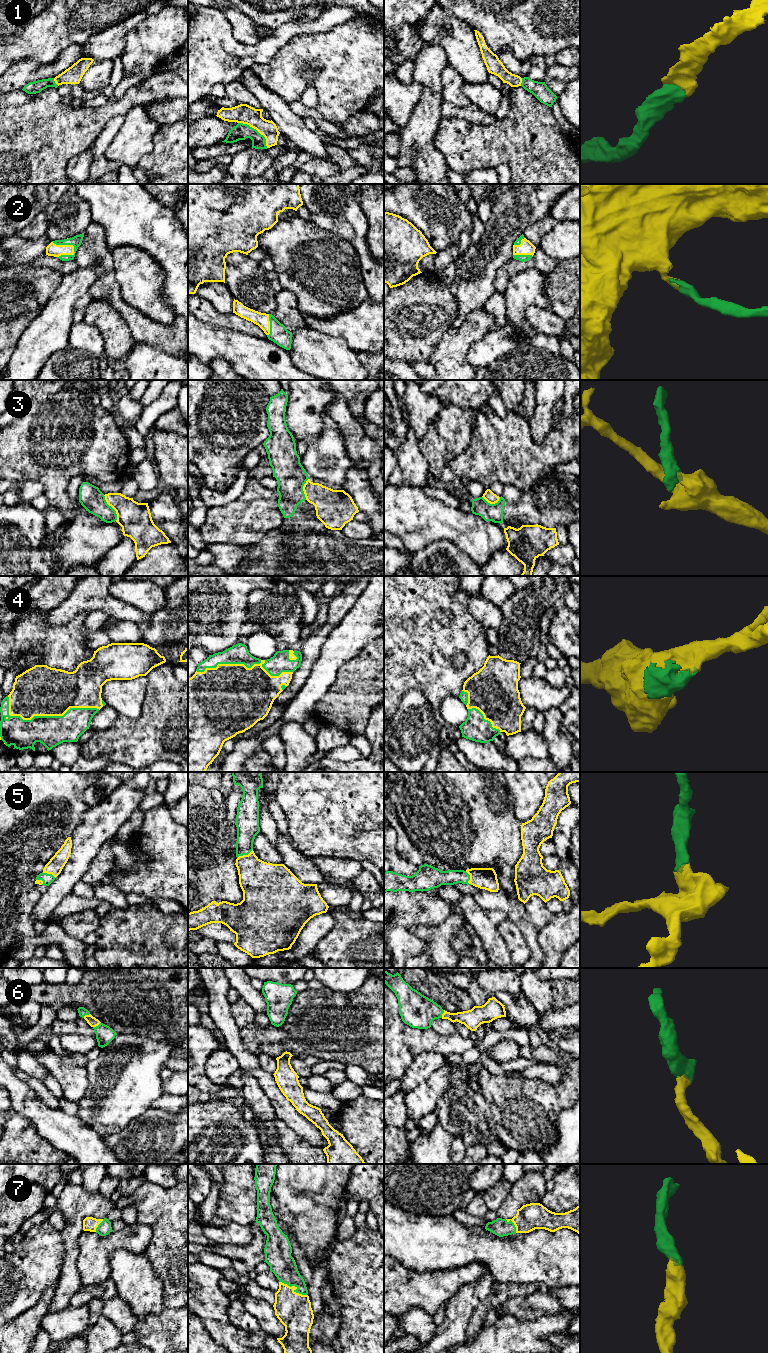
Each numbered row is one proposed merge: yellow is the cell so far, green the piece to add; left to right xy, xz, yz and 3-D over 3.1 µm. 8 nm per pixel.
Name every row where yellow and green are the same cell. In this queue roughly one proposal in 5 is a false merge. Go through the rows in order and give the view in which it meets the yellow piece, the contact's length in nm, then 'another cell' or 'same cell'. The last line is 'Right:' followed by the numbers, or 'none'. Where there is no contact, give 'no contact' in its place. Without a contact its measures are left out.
1: meets yellow in xz; contact 320 nm long; same cell
2: meets yellow in xy; contact 220 nm long; same cell
3: meets yellow in xy; contact 240 nm long; another cell
4: meets yellow in xy; contact 750 nm long; same cell
5: meets yellow in xz; contact 150 nm long; same cell
6: meets yellow in xy; contact 80 nm long; same cell
7: meets yellow in xz; contact 260 nm long; same cell
Right: 1, 2, 4, 5, 6, 7

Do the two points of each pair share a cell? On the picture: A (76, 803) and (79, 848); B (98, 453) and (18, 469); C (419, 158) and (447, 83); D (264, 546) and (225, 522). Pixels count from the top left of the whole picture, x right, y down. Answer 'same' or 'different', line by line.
A: different
B: same
C: different
D: different

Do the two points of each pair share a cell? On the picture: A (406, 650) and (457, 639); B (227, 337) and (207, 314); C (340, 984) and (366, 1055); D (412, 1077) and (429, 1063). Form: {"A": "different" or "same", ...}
{"A": "same", "B": "different", "C": "different", "D": "same"}

